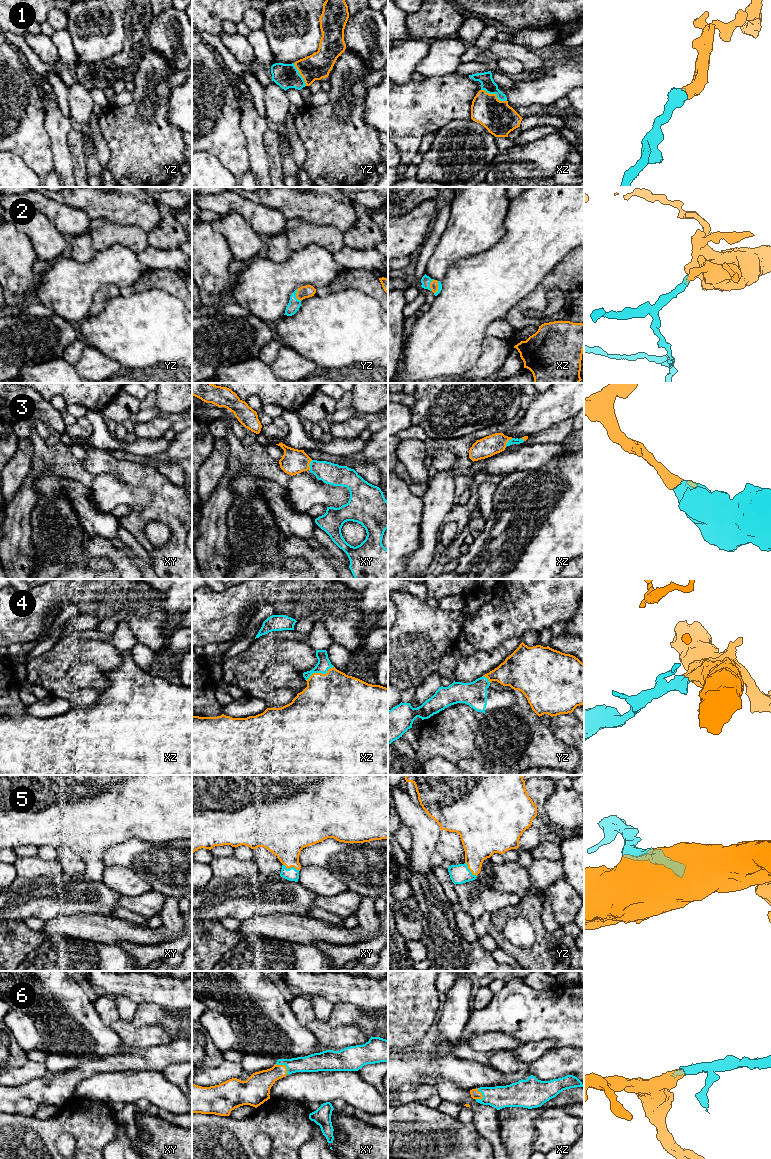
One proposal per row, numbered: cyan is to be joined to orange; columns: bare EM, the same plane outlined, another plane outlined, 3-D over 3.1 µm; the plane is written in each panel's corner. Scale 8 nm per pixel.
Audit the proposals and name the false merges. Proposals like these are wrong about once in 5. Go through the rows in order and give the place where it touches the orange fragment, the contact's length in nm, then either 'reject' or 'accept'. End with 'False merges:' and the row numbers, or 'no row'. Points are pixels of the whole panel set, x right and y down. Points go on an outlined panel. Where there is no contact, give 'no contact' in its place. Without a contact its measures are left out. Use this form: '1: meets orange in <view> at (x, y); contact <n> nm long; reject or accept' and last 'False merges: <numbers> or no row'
1: meets orange in xz at (494, 94); contact 220 nm long; accept
2: meets orange in yz at (296, 296); contact 100 nm long; accept
3: meets orange in xy at (308, 465); contact 90 nm long; accept
4: meets orange in xz at (319, 673); contact 260 nm long; accept
5: meets orange in xy at (291, 866); contact 140 nm long; accept
6: meets orange in xy at (285, 1066); contact 130 nm long; accept
False merges: no row

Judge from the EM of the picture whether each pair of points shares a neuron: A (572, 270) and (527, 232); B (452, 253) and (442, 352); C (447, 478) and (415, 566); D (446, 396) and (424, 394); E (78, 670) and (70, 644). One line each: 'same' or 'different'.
A: different
B: different
C: same
D: same
E: different

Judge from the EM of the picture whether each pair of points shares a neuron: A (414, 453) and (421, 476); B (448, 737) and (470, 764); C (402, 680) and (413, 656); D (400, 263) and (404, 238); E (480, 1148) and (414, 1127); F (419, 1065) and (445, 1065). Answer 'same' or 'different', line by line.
A: same
B: different
C: same
D: different
E: same
F: same

